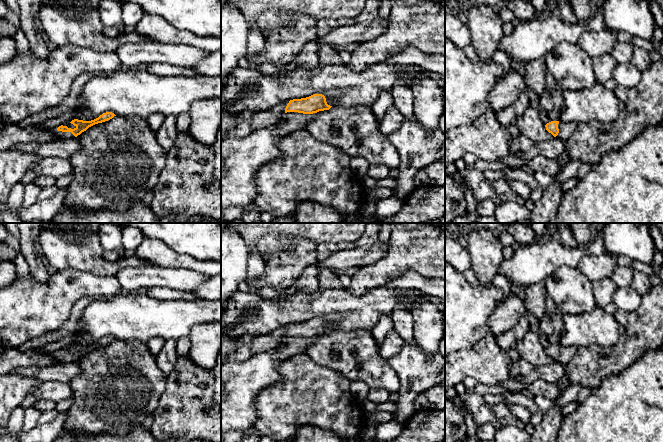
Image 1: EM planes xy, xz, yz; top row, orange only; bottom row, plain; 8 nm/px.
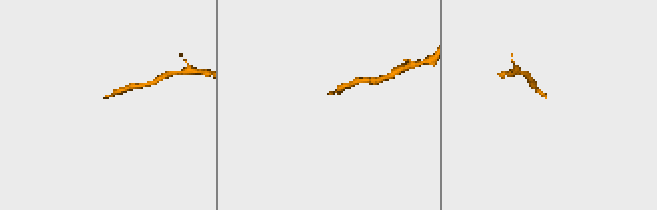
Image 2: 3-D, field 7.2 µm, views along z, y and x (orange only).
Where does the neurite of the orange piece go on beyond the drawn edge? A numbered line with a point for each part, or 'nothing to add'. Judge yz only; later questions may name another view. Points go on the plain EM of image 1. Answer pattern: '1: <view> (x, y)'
1: yz (566, 354)

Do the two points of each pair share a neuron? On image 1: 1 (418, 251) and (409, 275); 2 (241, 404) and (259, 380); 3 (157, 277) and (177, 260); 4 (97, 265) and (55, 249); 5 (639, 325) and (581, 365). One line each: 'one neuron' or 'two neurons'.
1: two neurons
2: one neuron
3: two neurons
4: one neuron
5: one neuron

